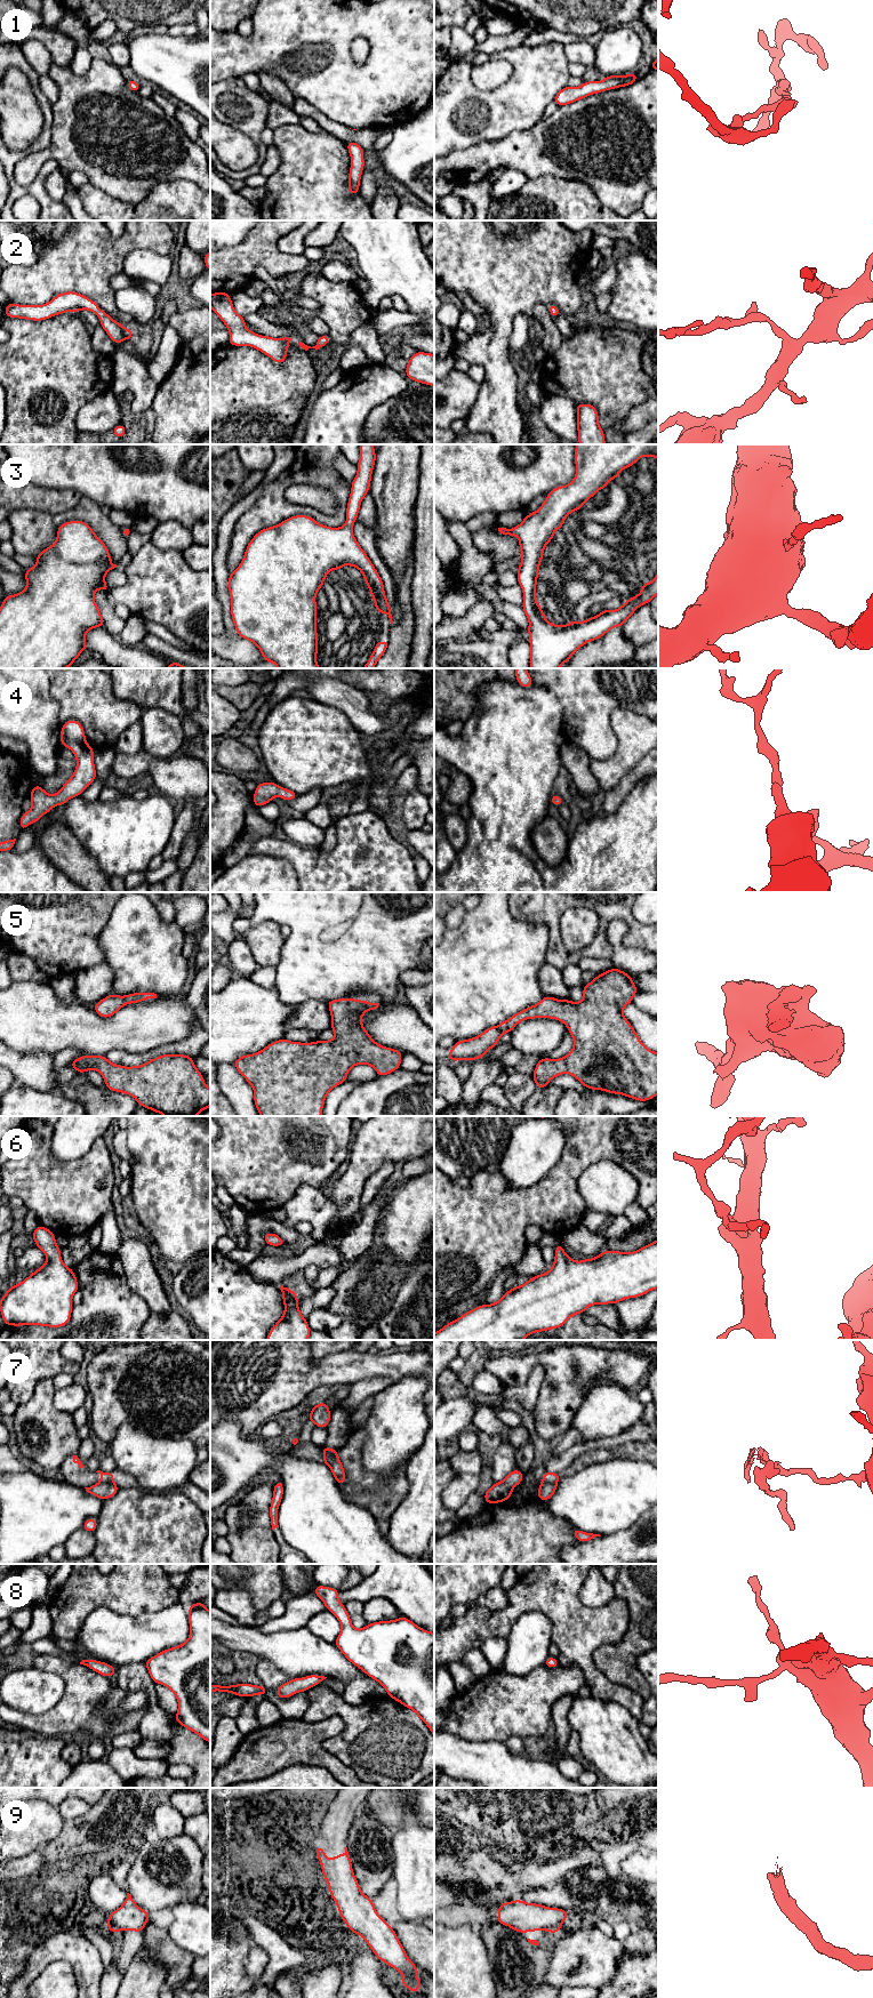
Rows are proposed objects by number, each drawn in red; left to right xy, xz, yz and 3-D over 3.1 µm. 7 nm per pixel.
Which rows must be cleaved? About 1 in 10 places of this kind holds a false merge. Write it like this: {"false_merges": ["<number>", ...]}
{"false_merges": ["7"]}

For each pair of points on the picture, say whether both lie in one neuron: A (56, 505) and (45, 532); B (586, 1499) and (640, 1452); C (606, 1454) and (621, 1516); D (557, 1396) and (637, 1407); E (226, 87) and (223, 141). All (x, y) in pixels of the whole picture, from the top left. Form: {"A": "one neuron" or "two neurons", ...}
{"A": "two neurons", "B": "two neurons", "C": "two neurons", "D": "two neurons", "E": "two neurons"}

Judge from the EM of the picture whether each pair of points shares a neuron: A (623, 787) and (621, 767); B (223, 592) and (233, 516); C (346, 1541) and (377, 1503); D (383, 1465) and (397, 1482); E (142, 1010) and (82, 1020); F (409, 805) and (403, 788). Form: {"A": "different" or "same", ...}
{"A": "different", "B": "same", "C": "different", "D": "different", "E": "same", "F": "different"}

